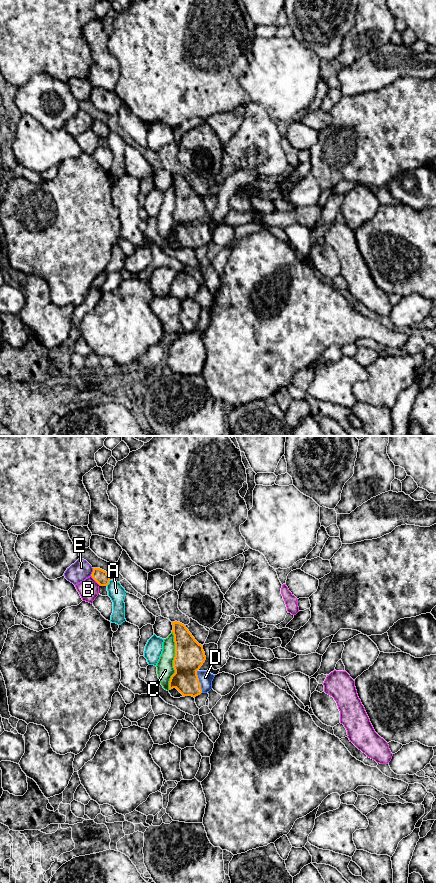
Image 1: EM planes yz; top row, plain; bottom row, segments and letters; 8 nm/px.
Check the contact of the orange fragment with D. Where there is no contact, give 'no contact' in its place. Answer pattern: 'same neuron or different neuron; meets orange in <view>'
same neuron; meets orange in yz

